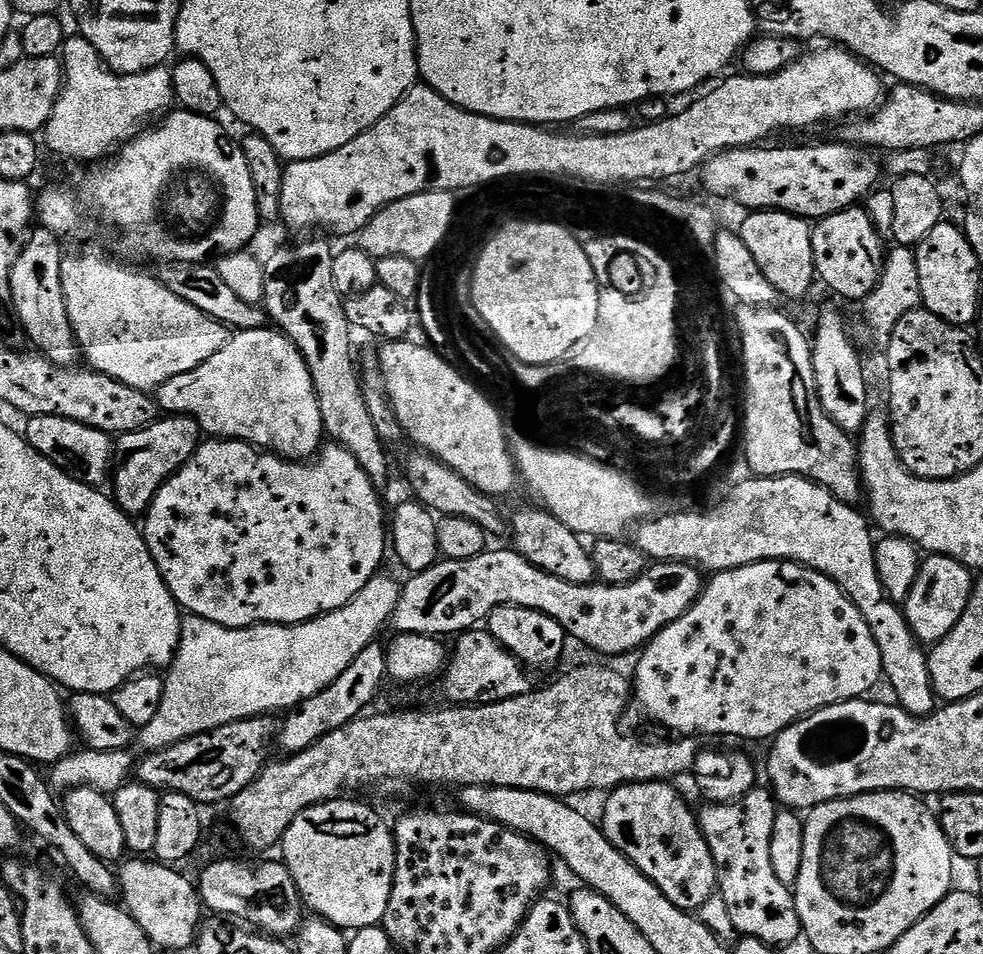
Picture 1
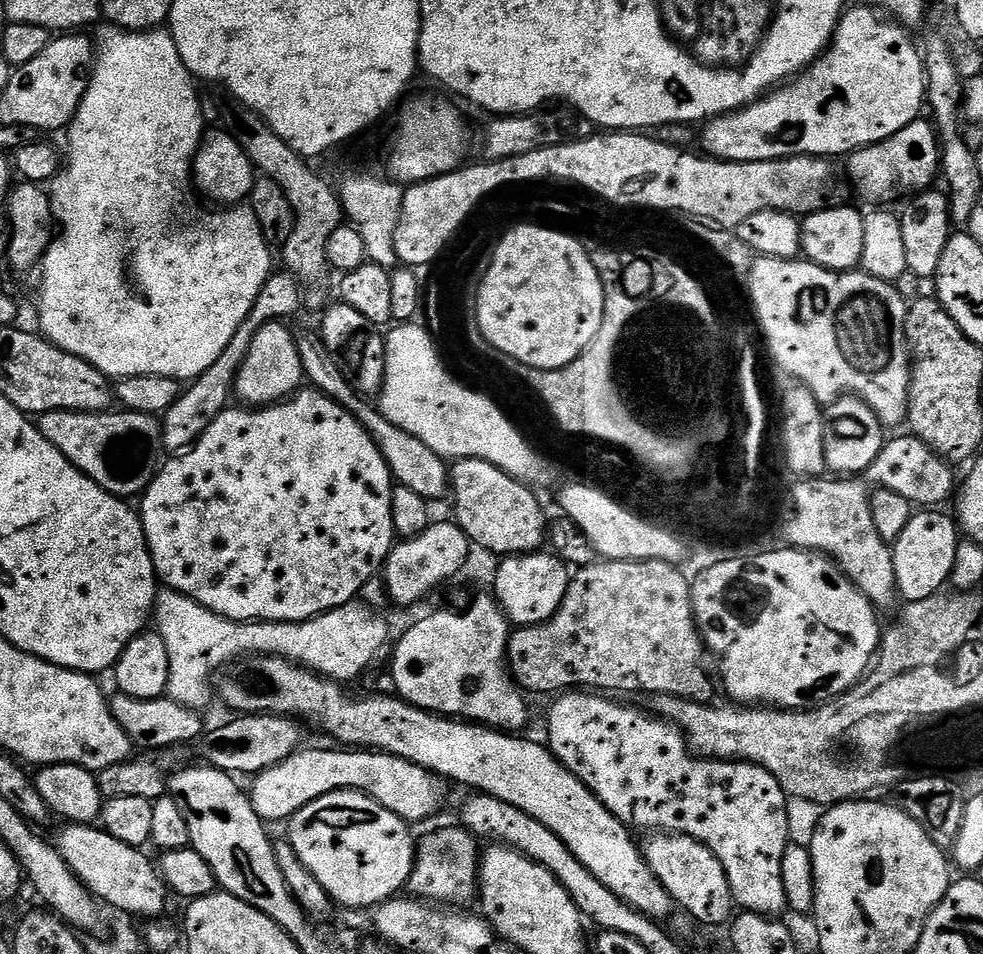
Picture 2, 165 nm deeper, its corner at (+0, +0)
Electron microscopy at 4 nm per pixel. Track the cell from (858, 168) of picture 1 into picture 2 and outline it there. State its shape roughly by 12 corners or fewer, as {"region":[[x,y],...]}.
{"region":[[918,118],[882,143],[847,157],[868,206],[938,178],[935,125]]}

